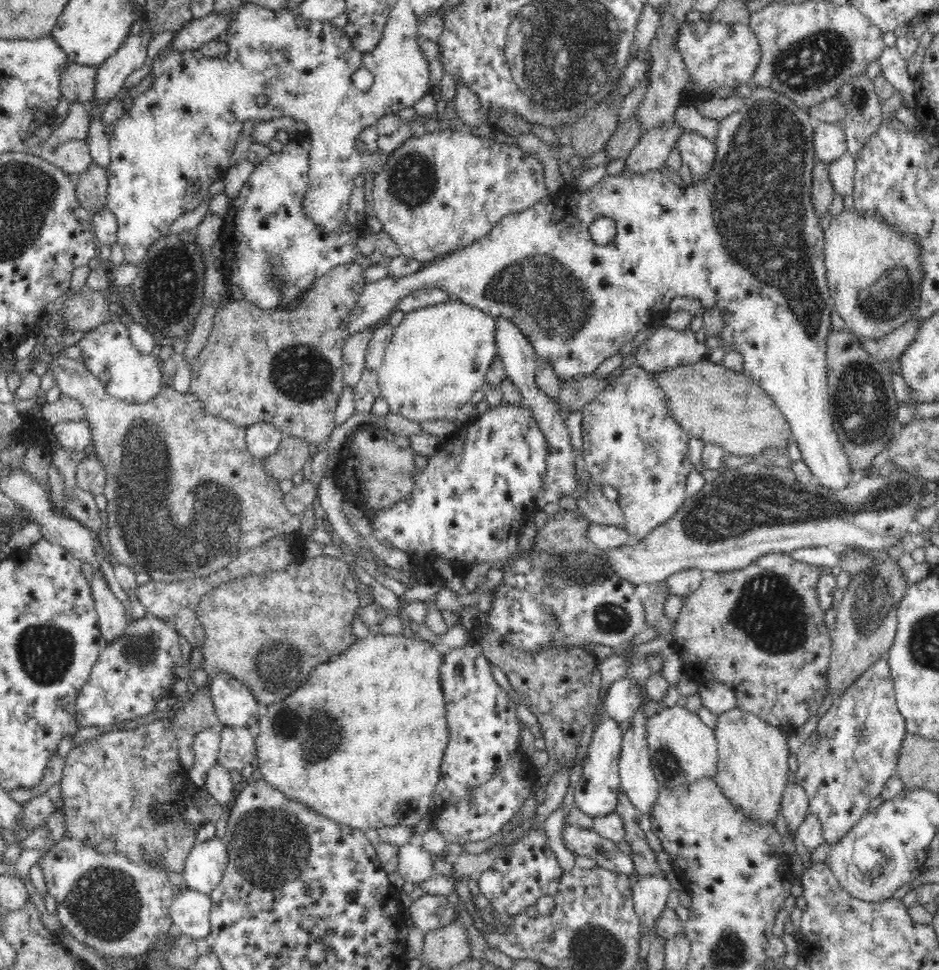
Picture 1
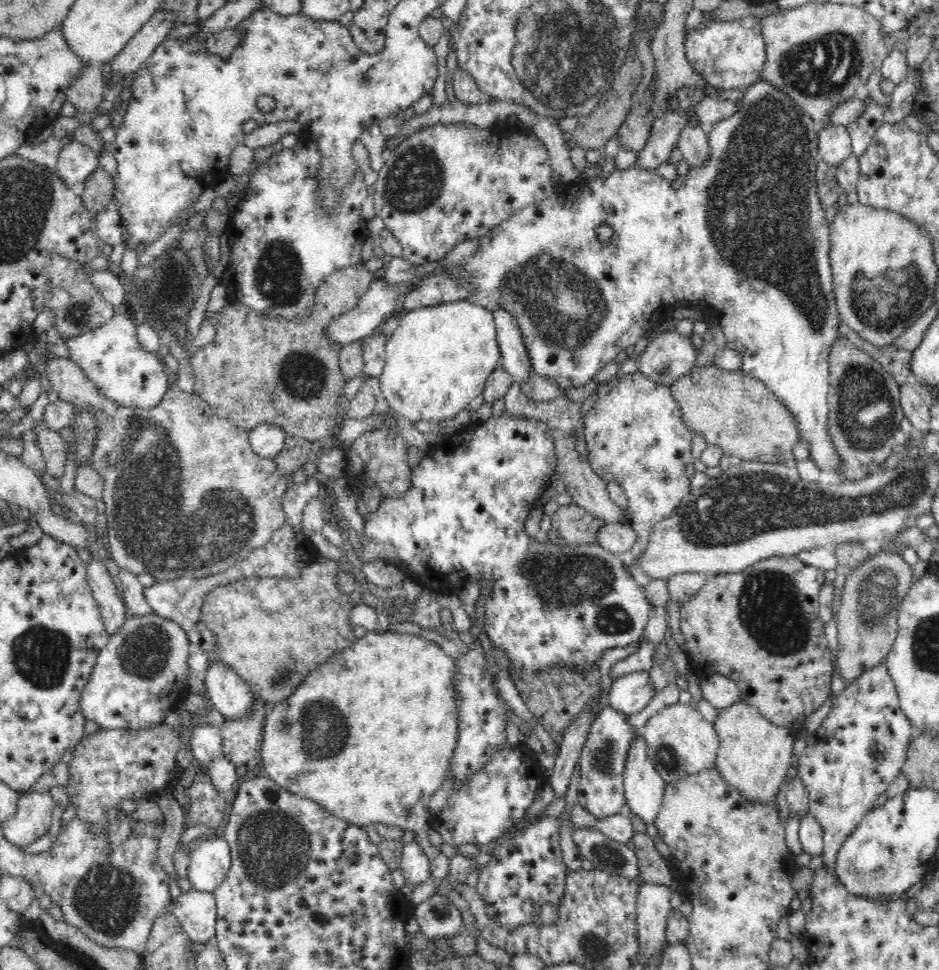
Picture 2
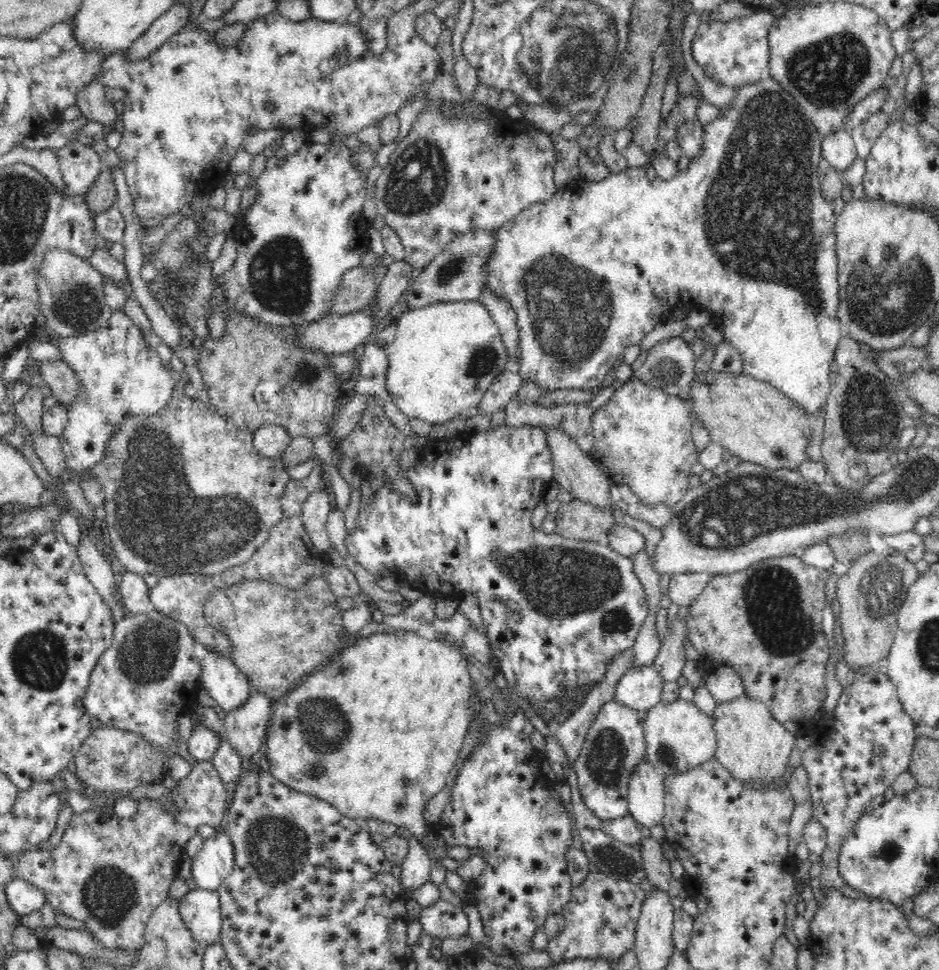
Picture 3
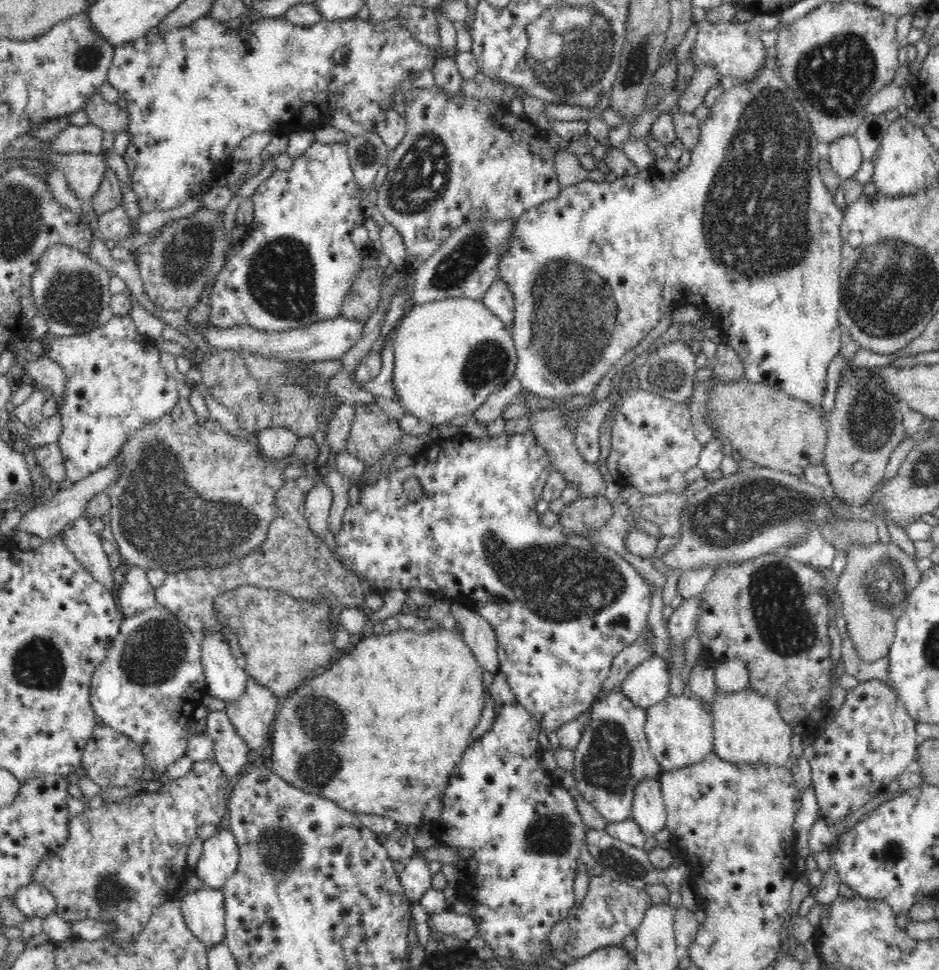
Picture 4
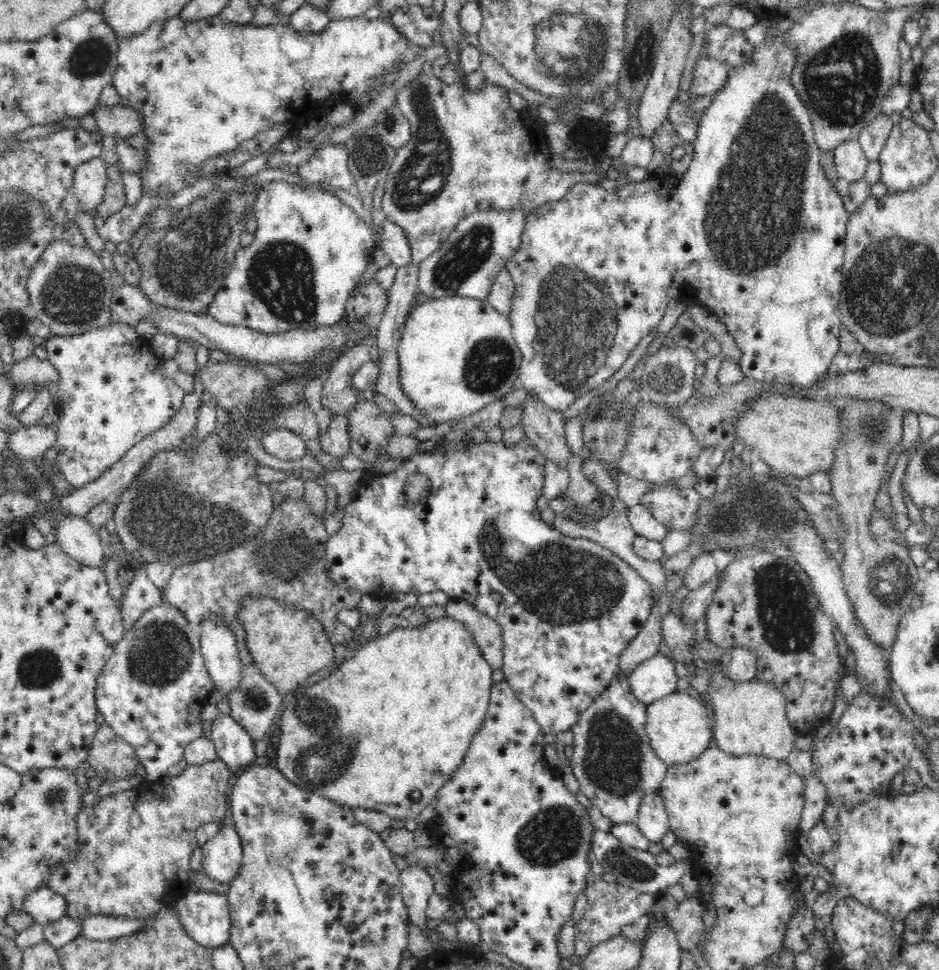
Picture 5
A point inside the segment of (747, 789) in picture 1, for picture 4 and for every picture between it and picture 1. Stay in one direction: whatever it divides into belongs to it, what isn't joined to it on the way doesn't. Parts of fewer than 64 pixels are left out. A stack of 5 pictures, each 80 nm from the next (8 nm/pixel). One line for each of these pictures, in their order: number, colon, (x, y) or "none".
2: (754, 755)
3: (754, 747)
4: (748, 728)

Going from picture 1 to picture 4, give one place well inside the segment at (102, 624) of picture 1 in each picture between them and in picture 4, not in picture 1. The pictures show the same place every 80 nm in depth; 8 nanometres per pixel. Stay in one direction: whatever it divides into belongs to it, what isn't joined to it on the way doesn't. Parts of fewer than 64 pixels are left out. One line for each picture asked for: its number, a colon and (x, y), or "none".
2: (112, 606)
3: (98, 570)
4: (85, 544)

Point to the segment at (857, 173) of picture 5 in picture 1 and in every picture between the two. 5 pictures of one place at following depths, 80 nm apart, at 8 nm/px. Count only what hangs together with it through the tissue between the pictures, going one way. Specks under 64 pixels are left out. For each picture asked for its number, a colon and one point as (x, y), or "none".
1: (829, 140)
2: (834, 142)
3: (838, 148)
4: (844, 153)

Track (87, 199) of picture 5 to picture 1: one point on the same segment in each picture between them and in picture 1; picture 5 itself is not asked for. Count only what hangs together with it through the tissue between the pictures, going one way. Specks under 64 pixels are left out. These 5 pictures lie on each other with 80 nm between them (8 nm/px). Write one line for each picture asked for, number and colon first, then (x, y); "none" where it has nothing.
1: (72, 156)
2: (77, 160)
3: (80, 165)
4: (83, 171)

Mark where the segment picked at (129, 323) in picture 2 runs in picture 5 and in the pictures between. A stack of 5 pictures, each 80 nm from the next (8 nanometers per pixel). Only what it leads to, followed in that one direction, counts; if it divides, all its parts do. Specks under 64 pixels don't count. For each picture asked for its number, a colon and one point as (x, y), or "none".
3: (120, 375)
4: (116, 384)
5: (113, 392)

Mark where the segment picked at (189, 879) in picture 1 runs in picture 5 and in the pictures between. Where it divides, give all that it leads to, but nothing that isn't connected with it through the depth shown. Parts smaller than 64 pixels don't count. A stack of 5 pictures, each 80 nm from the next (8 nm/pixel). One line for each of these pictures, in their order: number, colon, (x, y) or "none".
2: (210, 862)
3: (214, 861)
4: (219, 860)
5: (222, 855)

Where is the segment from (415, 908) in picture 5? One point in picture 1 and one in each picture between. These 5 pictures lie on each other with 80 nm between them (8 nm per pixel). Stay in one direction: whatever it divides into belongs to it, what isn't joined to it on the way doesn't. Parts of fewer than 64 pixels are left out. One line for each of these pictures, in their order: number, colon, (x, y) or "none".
1: (415, 865)
2: (415, 866)
3: (416, 867)
4: (416, 878)

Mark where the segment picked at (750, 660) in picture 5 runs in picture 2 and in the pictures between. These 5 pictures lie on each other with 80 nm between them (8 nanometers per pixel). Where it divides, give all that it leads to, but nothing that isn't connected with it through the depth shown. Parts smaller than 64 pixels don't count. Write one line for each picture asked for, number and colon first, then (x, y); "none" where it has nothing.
2: (720, 691)
3: (725, 685)
4: (732, 675)

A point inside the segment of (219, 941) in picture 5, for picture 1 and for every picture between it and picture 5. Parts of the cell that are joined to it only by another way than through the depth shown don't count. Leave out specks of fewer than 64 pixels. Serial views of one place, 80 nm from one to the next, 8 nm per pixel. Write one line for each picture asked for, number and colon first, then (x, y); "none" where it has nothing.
1: (190, 910)
2: (196, 911)
3: (200, 910)
4: (203, 910)

